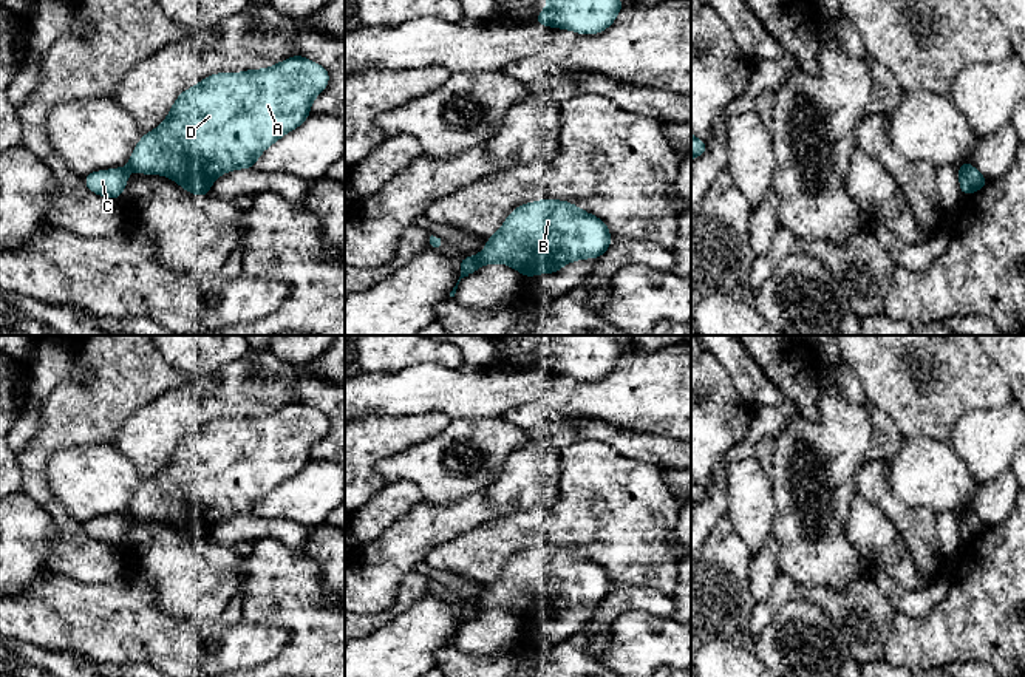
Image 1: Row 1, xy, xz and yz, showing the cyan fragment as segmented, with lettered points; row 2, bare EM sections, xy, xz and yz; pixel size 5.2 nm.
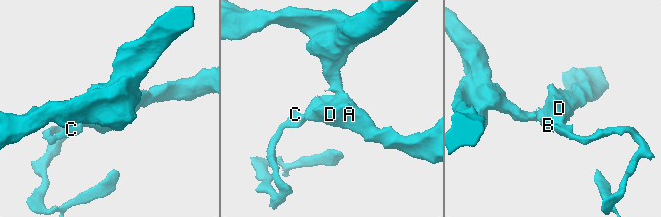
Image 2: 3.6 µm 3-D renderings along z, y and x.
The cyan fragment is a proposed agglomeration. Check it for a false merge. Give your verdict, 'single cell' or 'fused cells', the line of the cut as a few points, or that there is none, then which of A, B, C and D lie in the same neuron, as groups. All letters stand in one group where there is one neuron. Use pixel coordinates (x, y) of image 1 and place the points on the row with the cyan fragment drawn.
fused cells | xz (473, 257), (481, 265) | A B D / C

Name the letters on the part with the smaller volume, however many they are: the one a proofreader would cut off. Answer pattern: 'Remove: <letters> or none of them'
Remove: C

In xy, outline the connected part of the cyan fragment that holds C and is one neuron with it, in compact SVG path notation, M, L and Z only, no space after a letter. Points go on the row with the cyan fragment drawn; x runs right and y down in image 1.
M128 165L111 170L99 170L88 173L83 178L83 182L93 193L117 201L128 182L128 172Z

